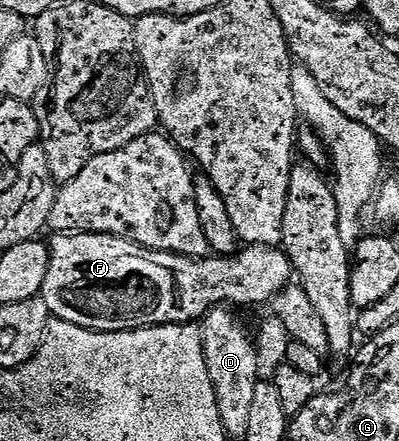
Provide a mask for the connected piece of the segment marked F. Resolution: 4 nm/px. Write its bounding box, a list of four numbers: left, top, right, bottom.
[42,232,171,332]

